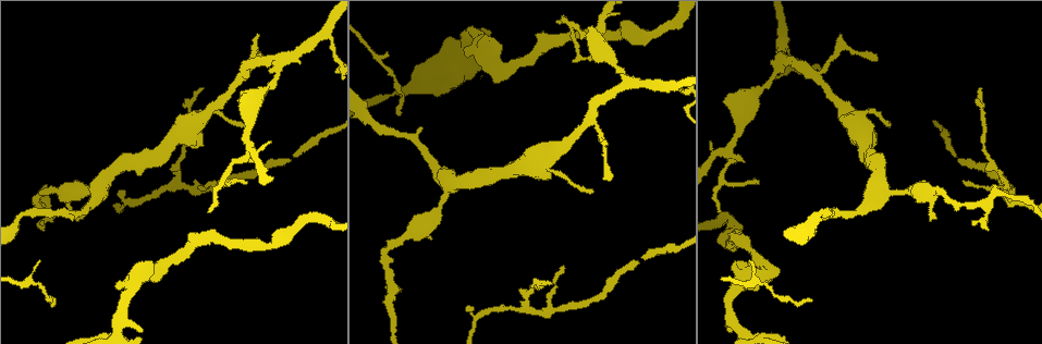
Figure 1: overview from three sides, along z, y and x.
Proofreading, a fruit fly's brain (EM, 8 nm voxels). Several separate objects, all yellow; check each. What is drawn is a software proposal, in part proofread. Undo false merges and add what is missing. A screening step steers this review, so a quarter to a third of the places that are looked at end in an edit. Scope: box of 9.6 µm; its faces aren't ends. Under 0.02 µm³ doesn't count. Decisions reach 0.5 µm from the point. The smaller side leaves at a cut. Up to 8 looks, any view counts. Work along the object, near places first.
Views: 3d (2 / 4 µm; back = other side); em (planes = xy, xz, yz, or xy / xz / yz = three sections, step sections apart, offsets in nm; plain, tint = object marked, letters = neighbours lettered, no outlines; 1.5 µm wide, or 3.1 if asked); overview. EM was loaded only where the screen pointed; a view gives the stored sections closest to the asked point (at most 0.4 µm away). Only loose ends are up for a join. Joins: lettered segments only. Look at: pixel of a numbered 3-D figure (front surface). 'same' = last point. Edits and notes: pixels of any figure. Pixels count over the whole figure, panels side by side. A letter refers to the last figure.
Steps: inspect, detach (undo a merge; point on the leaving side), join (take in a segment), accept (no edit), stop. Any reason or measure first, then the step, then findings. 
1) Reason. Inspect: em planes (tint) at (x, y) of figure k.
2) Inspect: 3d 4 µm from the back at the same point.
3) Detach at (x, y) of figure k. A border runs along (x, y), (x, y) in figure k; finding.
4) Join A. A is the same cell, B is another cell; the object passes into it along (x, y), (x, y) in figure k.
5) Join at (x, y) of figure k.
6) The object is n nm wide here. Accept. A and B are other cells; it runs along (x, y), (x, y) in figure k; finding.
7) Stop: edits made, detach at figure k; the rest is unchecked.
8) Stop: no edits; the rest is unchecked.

An open end. Inspect: 3d 4 µm at (489, 34) of figure 1.

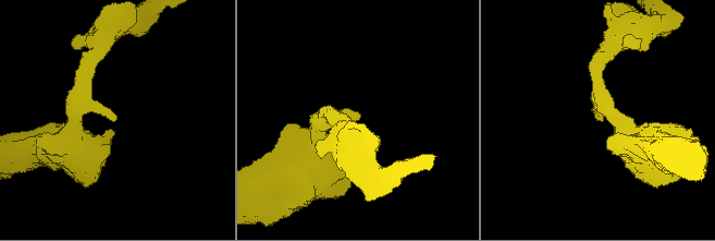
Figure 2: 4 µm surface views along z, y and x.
Need the tissue. Inspect: em yz step 8 (plain) at (116, 118) of figure 2.

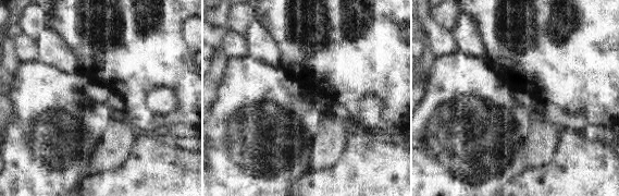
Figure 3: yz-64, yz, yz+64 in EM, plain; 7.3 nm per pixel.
Inspect: em yz step 8 (letters) at the same point.

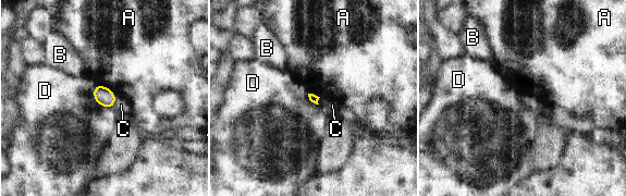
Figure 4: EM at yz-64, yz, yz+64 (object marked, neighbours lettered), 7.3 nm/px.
Accept. A, B, C and D are other cells; a border runs along (96, 84), (94, 98), (112, 108) in figure 4; no lettered segment goes on from it.

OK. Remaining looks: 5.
Tapers out. Inspect: 3d 2 µm at (470, 306) of figure 1.

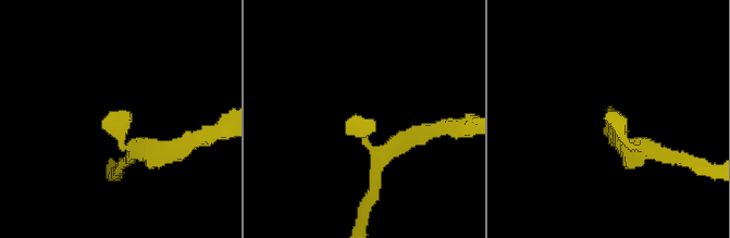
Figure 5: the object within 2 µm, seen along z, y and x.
Inspect: em planes (letters) at (113, 111) of figure 5.

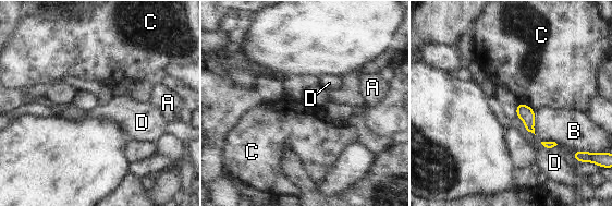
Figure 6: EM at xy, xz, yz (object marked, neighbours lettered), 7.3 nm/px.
Accept. A, B, C and D are other cells; a border runs along (521, 101), (533, 110) in figure 6; none of them fits.

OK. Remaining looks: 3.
Tapers out. Inspect: 3d 4 µm from the back at (216, 181) of figure 1.

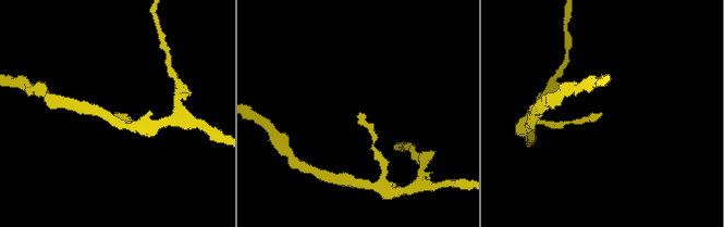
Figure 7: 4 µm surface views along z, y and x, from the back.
Now the EM. Inspect: em planes (letters) at (600, 114) of figure 7.

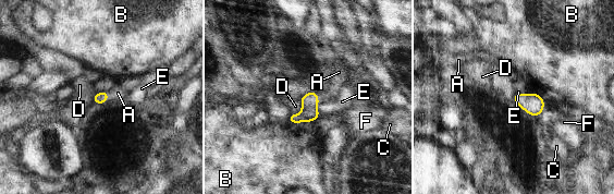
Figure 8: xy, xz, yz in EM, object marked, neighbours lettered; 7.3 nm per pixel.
Join A. A is the same cell, B, C, D, E and F are other cells; the object passes into it along (100, 97), (107, 96), (118, 93) in figure 8; it goes on there.

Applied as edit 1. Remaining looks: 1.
Stop: edits made, join at figure 8; the rest is unchecked.

